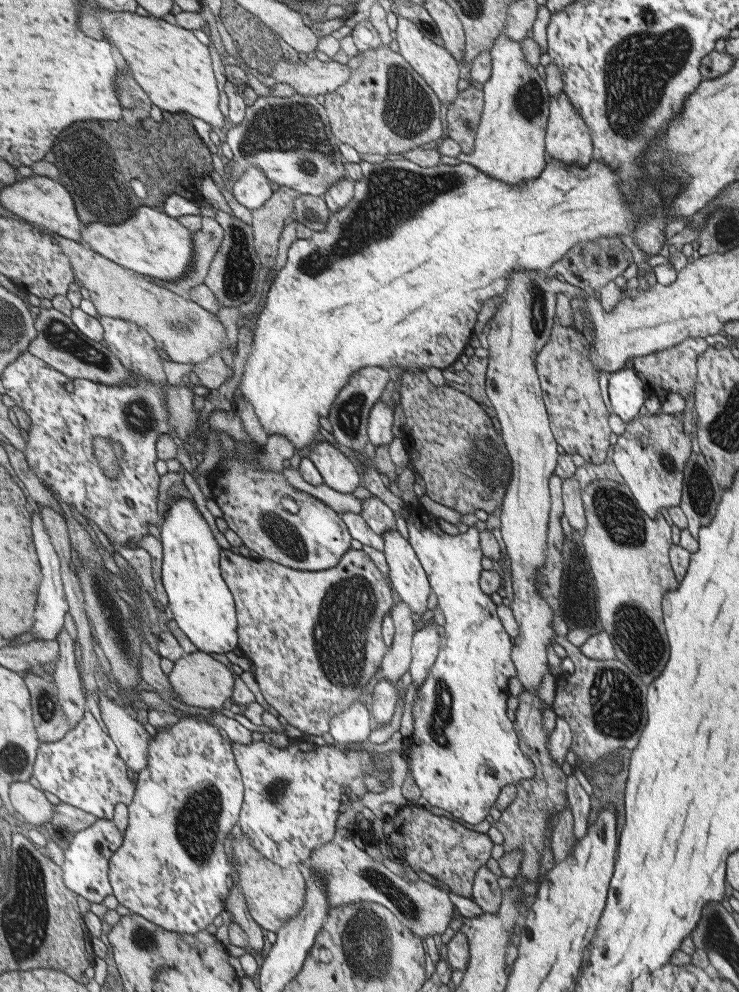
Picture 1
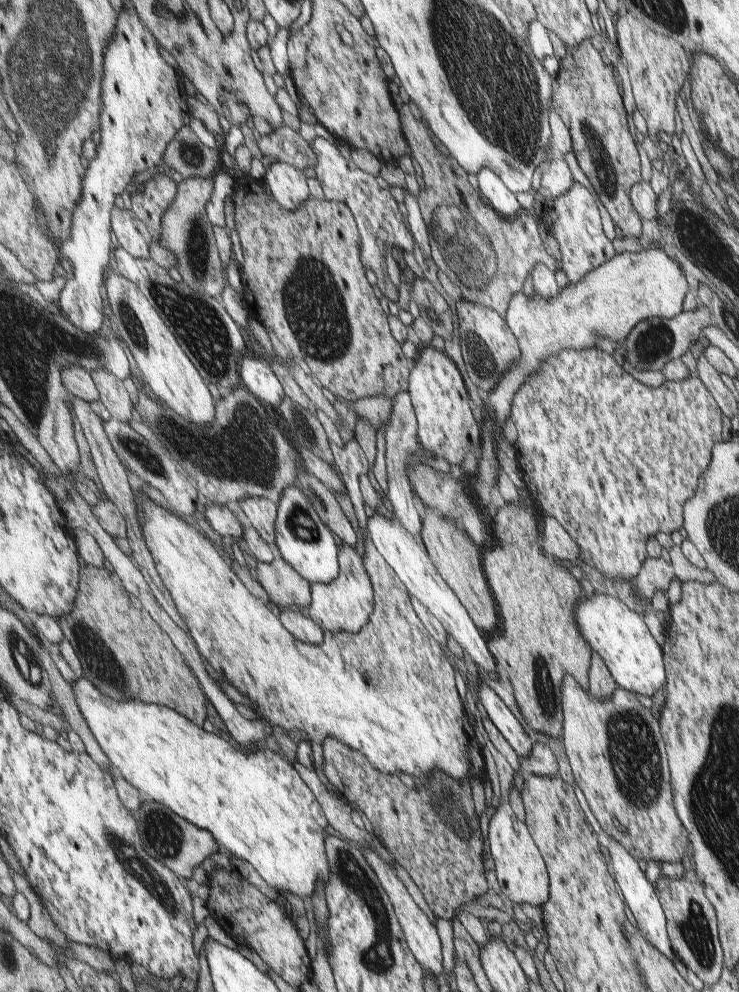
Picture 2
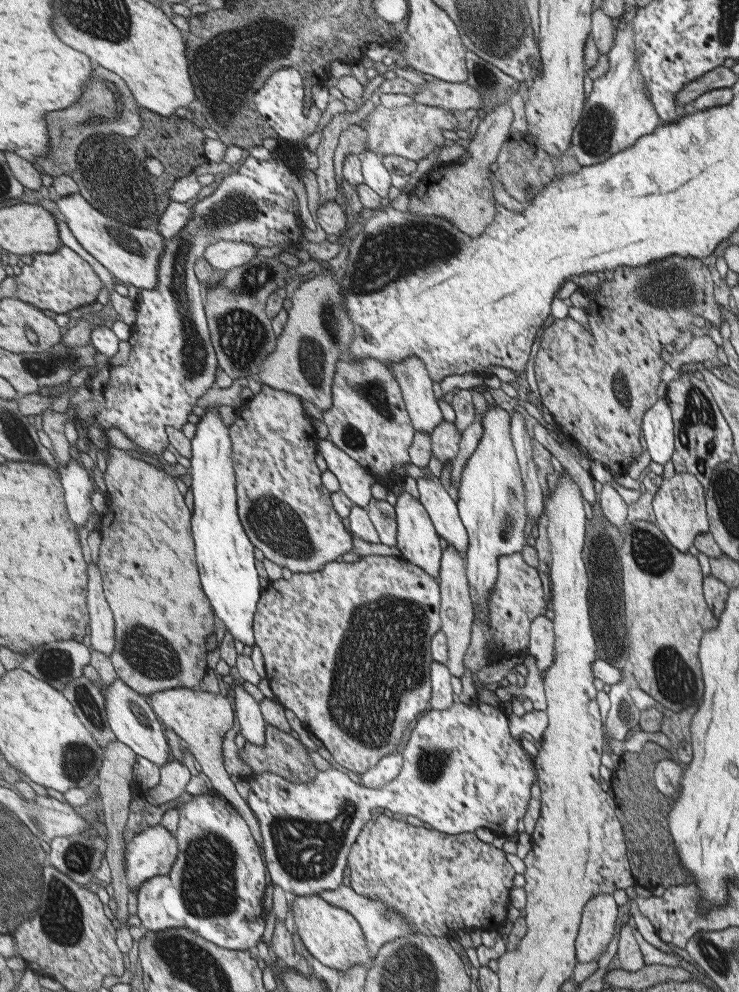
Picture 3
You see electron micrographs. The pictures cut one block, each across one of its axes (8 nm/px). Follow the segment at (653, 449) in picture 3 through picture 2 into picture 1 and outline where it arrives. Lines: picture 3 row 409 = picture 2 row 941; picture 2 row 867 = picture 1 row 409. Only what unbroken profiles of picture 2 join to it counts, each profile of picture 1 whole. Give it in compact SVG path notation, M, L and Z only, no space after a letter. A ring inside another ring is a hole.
M622 368L609 375L612 413L618 414L625 423L638 416L652 416L644 405L649 390L633 369Z

